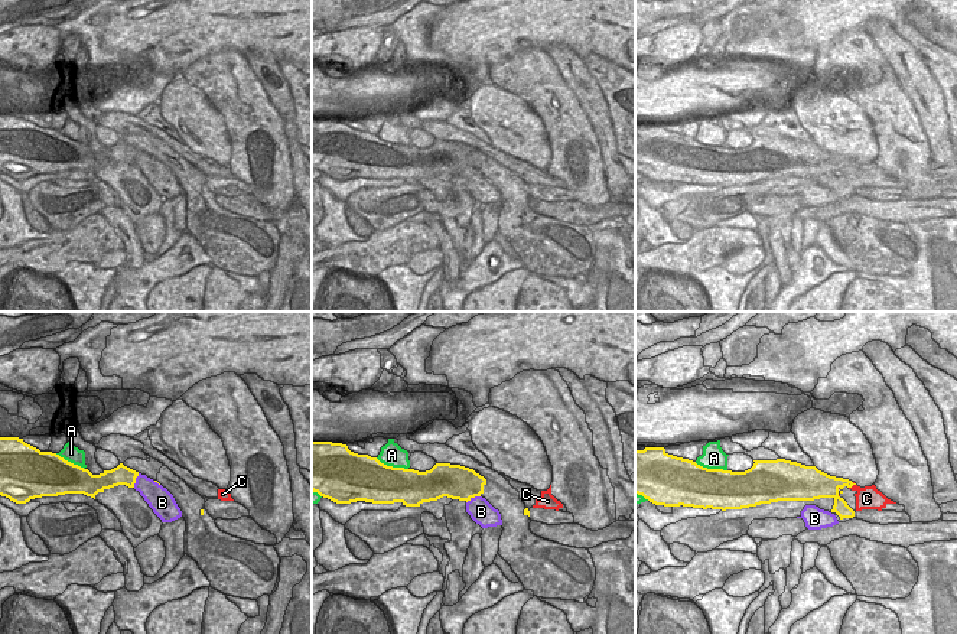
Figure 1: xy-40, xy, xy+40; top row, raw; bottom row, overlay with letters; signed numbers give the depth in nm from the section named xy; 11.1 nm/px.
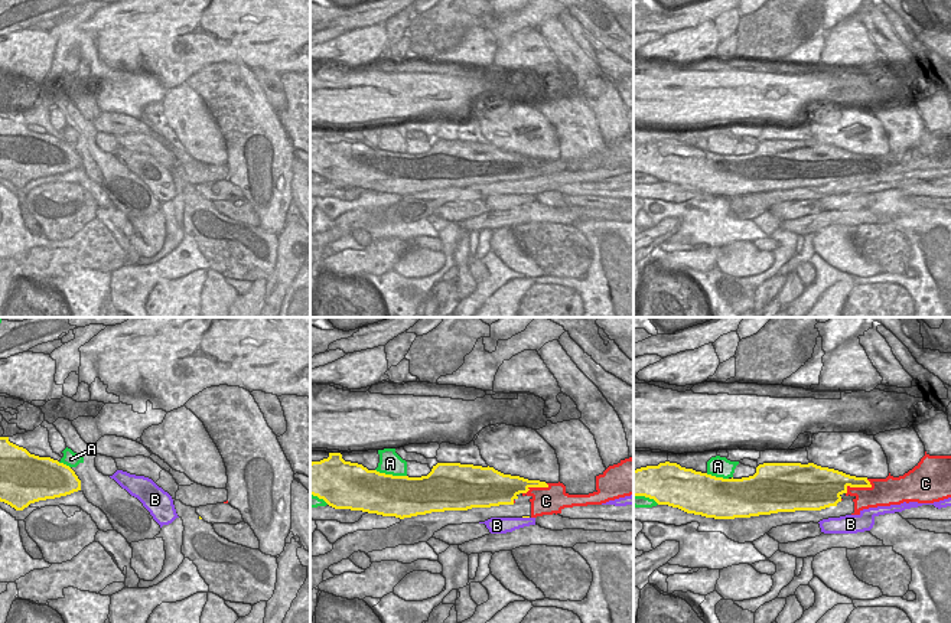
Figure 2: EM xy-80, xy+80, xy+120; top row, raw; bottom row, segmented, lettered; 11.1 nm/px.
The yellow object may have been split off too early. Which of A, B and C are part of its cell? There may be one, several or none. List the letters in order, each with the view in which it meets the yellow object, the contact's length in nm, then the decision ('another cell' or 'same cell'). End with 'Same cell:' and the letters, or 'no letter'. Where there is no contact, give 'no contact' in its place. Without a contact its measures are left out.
A: meets yellow in xy; contact 400 nm long; another cell
B: meets yellow in xy; contact 180 nm long; another cell
C: meets yellow in xy+40; contact 100 nm long; same cell
Same cell: C

